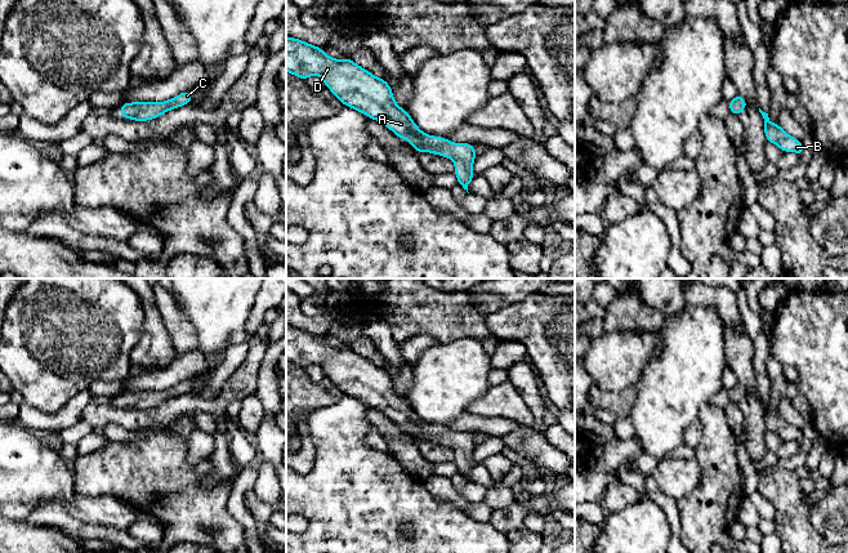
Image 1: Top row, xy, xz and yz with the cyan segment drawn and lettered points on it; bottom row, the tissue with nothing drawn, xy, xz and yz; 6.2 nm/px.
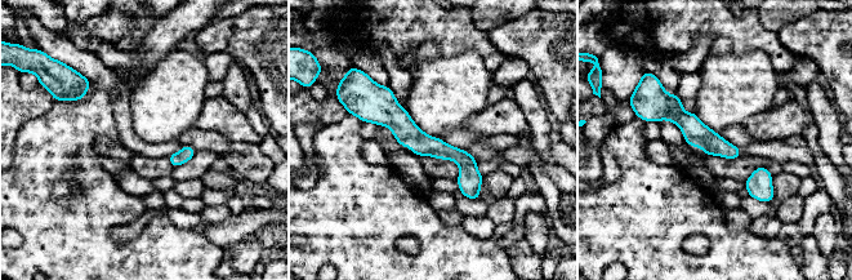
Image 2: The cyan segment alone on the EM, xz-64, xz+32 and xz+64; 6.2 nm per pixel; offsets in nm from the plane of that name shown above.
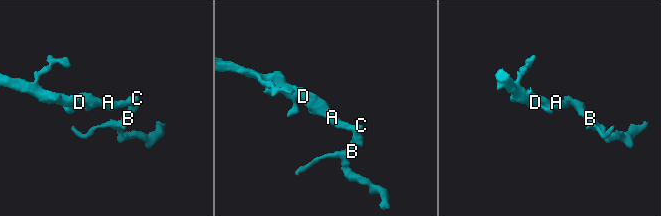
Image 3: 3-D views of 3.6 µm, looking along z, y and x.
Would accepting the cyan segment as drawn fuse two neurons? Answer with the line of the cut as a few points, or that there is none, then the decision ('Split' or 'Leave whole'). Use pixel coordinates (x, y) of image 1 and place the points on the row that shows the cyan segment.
No split. Leave whole

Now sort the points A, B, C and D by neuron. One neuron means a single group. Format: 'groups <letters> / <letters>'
groups A B C D

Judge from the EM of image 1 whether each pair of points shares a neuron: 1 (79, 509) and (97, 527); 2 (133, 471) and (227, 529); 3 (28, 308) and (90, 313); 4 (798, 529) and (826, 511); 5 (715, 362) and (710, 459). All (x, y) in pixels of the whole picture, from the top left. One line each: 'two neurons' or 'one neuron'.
1: two neurons
2: one neuron
3: one neuron
4: two neurons
5: two neurons

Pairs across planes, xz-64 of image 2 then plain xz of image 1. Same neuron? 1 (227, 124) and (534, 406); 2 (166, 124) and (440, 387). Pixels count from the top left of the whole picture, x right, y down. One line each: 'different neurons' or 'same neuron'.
1: different neurons
2: same neuron

